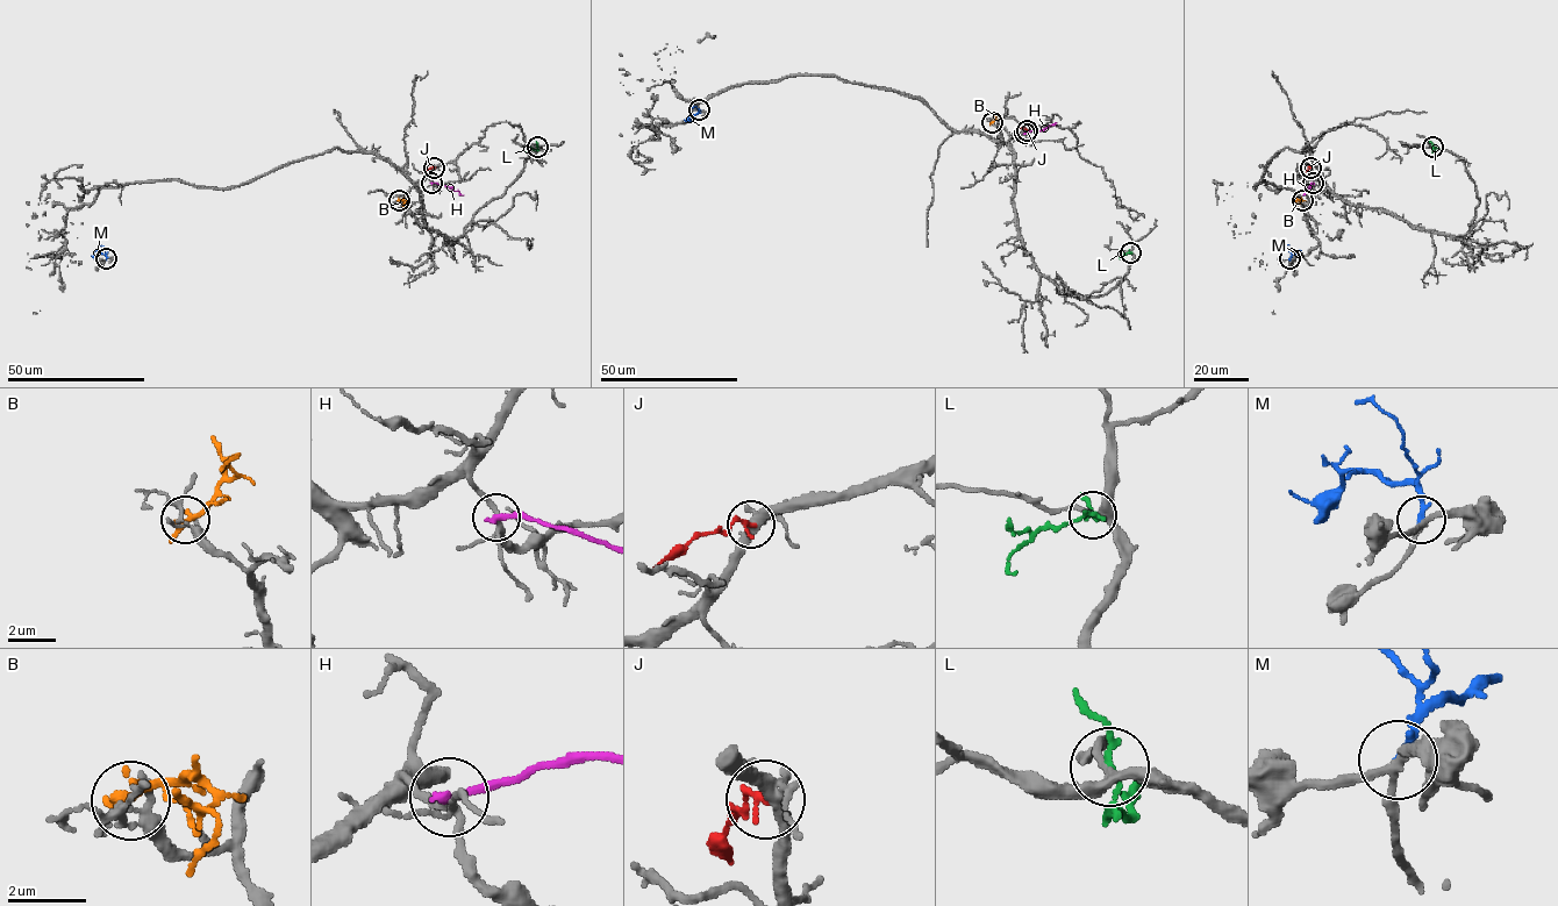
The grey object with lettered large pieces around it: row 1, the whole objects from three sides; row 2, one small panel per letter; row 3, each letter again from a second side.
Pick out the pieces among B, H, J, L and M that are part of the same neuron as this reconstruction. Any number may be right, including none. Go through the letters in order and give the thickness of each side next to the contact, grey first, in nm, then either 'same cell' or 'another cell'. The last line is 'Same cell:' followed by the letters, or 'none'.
B: 190/360 nm | another cell
H: 170/240 nm | another cell
J: 320/200 nm | another cell
L: 240/130 nm | another cell
M: 190/260 nm | same cell
Same cell: M

